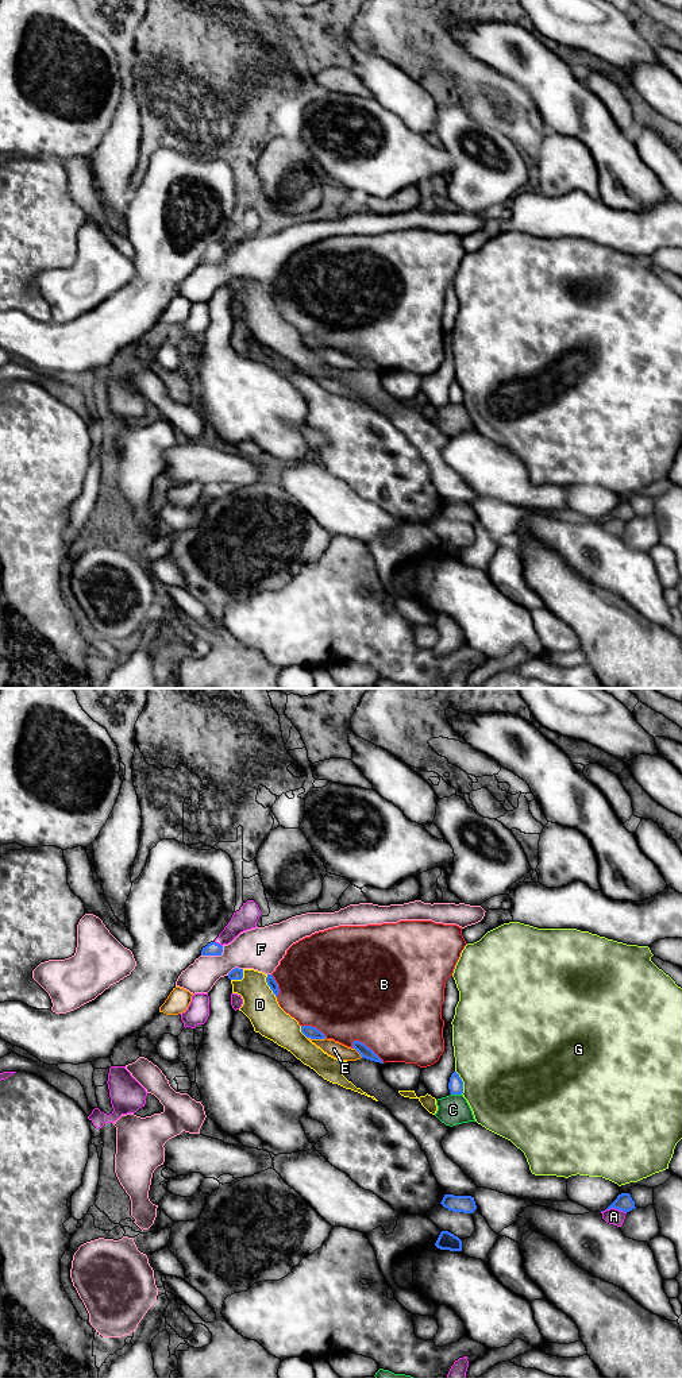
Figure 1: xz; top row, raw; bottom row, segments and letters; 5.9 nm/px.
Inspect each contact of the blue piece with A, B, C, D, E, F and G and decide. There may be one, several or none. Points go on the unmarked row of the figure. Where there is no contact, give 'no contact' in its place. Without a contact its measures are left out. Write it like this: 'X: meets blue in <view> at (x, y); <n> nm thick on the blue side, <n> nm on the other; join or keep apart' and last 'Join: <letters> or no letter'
A: meets blue in xz at (613, 516); 100 nm thick on the blue side, 100 nm on the other; keep apart
B: meets blue in xz at (366, 355); 70 nm thick on the blue side, 500 nm on the other; keep apart
C: meets blue in xz at (457, 402); 90 nm thick on the blue side, 180 nm on the other; keep apart
D: meets blue in xz at (269, 294); 50 nm thick on the blue side, 200 nm on the other; keep apart
E: meets blue in xz at (318, 347); 70 nm thick on the blue side, 90 nm on the other; keep apart
F: meets blue in xz at (214, 263); 80 nm thick on the blue side, 240 nm on the other; keep apart
G: meets blue in xz at (462, 392); 90 nm thick on the blue side, 500 nm on the other; keep apart
Join: no letter

